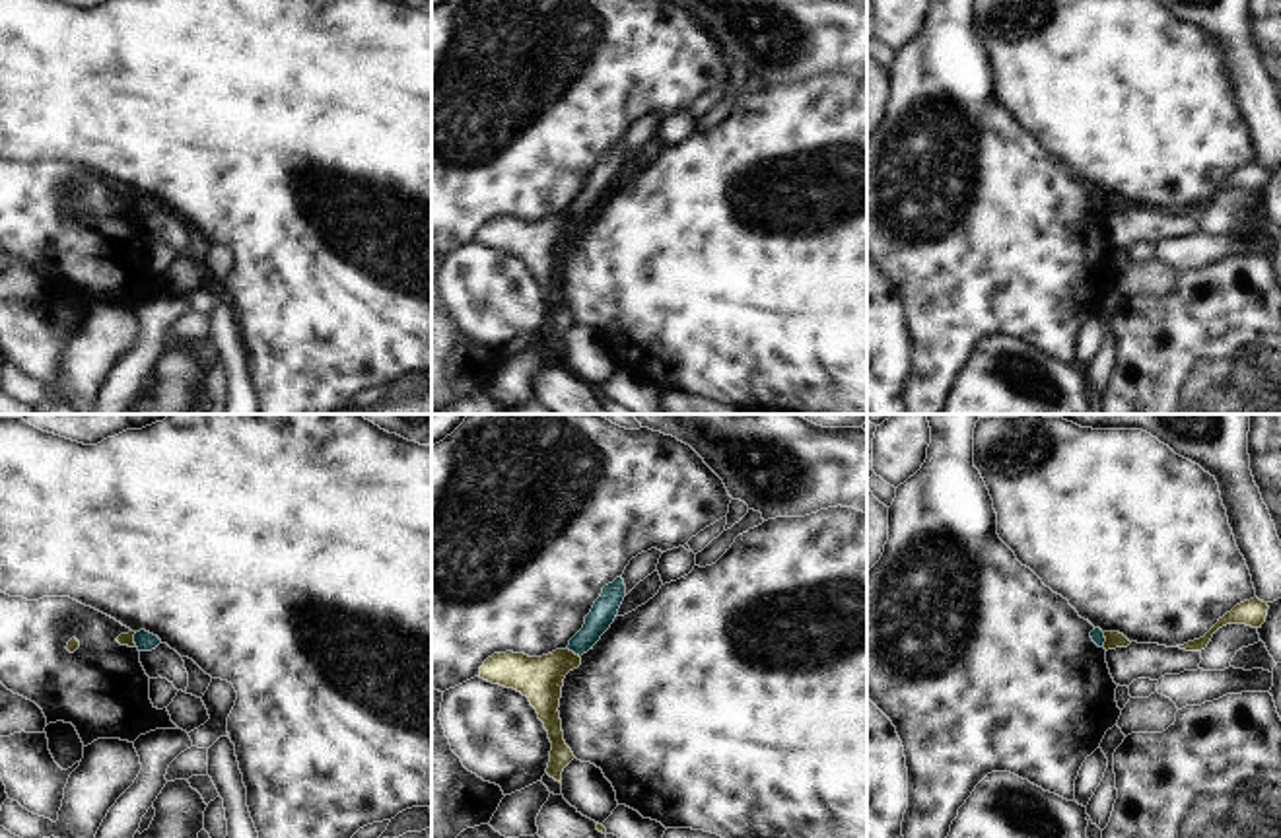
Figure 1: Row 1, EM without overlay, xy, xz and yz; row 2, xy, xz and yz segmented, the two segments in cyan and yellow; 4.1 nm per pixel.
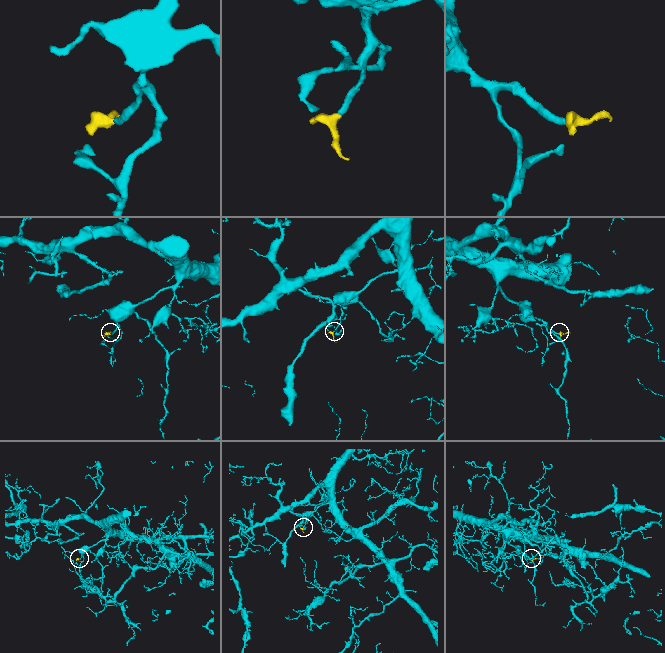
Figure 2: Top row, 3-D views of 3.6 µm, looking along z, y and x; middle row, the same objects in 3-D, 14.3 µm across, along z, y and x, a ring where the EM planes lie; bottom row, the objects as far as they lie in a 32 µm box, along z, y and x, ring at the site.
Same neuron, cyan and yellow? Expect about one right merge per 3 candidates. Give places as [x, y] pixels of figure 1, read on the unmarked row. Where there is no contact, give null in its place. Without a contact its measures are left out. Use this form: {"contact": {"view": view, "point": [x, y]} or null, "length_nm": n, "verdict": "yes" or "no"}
{"contact": {"view": "xz", "point": [574, 216]}, "length_nm": 70, "verdict": "no"}

